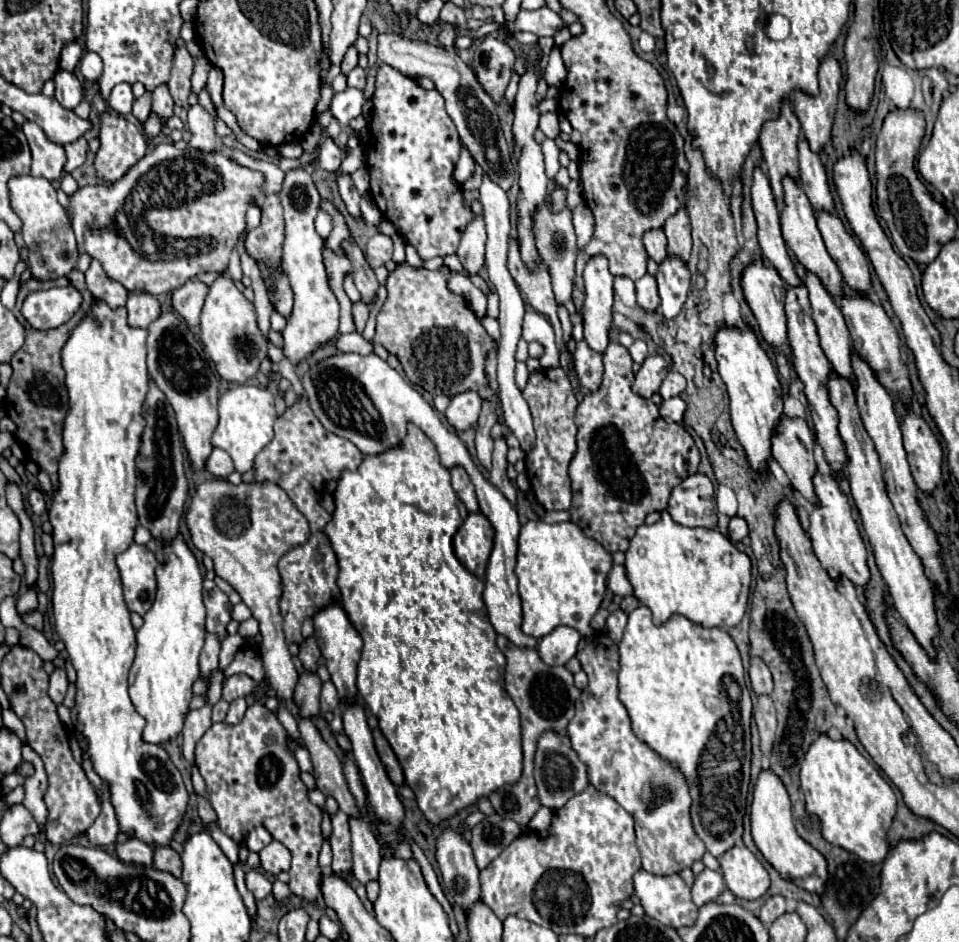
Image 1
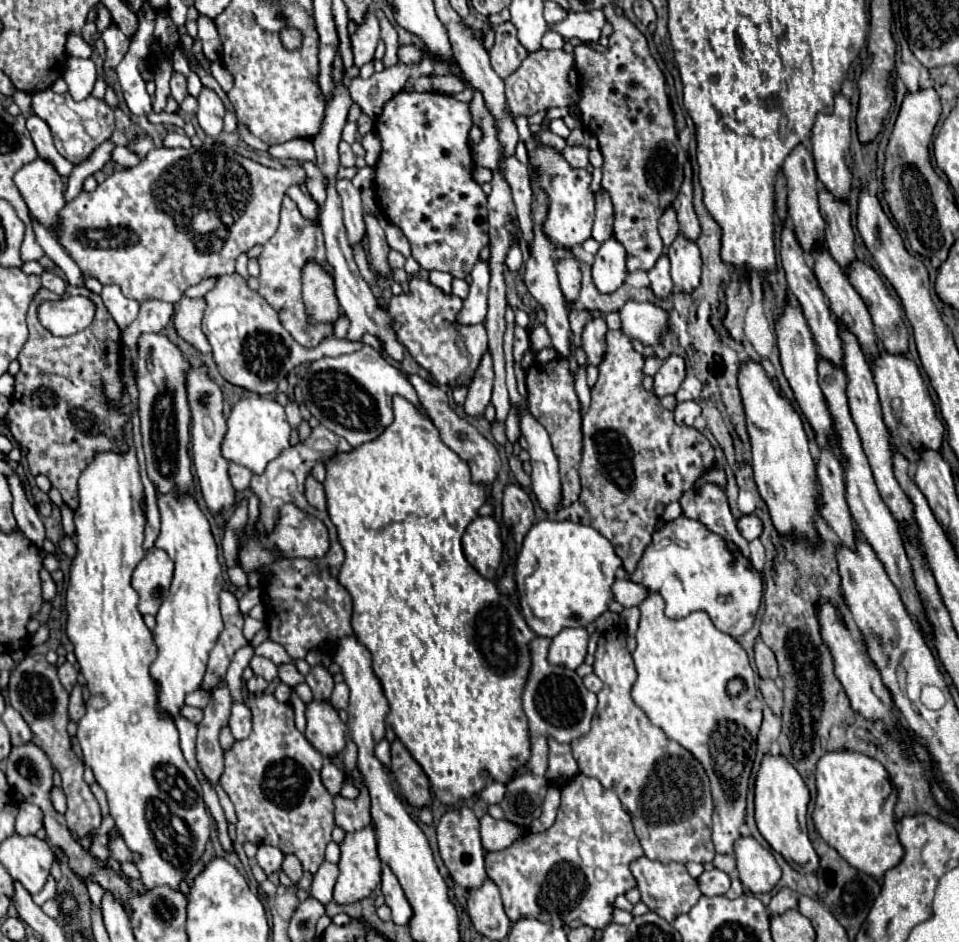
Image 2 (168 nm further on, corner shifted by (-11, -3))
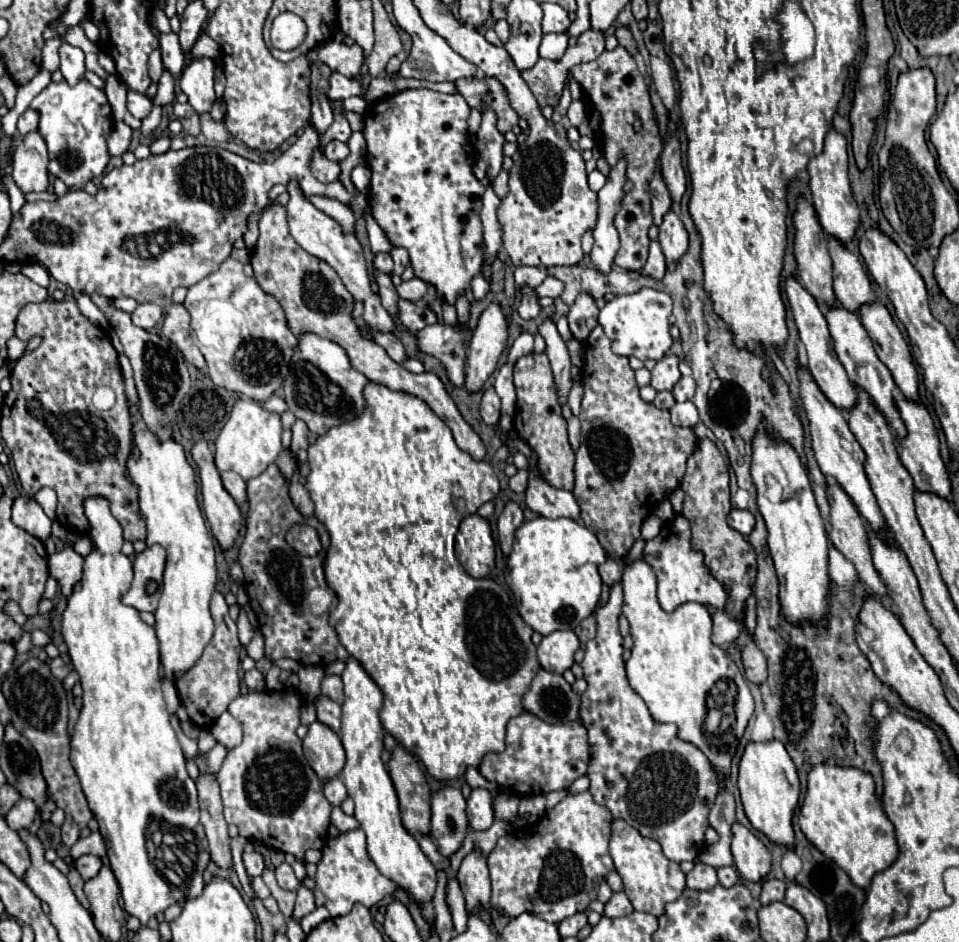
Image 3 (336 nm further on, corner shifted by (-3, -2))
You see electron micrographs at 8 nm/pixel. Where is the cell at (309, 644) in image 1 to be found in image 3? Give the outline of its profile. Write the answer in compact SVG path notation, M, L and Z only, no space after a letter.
M321 696L315 702L315 706L317 706L317 720L339 734L339 728L341 728L341 706L335 704L333 700L327 700L325 696Z

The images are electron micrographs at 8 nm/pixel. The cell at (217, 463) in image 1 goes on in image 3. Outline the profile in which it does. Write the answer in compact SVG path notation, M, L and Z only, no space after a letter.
M221 472L221 480L225 490L233 496L233 500L241 506L247 500L247 492L245 492L245 480L237 474L237 472Z

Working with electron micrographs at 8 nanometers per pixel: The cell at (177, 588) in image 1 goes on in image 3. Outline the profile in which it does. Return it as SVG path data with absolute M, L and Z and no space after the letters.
M111 332L111 342L119 354L117 362L125 378L125 396L131 406L133 444L137 448L137 456L131 452L127 458L127 478L137 486L139 512L147 526L147 546L153 542L165 546L167 550L163 596L155 612L155 630L161 646L163 672L167 678L175 680L187 672L195 660L199 660L203 648L211 640L213 620L209 600L217 582L215 548L197 502L197 474L185 456L185 448L173 438L159 440L153 432L149 432L139 412L139 396L129 358L115 332Z

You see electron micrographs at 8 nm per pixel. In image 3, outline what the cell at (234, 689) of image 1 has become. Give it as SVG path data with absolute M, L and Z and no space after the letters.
M253 668L253 670L245 672L245 684L251 690L263 690L265 688L265 676L257 668Z

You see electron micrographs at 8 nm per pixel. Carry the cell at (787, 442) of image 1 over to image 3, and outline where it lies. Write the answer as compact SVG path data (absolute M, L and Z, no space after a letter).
M829 482L829 486L827 486L827 498L829 498L829 506L831 506L831 526L833 526L831 540L833 540L833 544L845 554L847 560L851 560L855 564L857 574L859 574L861 582L869 588L869 592L875 594L877 598L887 598L889 596L889 590L887 590L885 582L879 578L879 572L873 566L871 546L869 546L869 534L867 534L865 520L859 516L859 512L853 506L851 498L843 492L843 488L839 488L839 484Z

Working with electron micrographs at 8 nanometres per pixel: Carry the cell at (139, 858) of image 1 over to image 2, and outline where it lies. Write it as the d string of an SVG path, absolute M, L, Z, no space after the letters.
M115 839L115 841L111 841L109 849L111 849L111 857L117 859L119 863L125 863L125 861L129 861L129 863L137 863L137 861L141 859L137 853L133 853L133 851L125 845L123 839Z

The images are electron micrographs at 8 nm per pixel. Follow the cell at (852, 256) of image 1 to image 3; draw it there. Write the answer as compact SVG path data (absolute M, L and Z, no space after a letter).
M875 302L875 304L863 306L861 312L859 312L859 318L861 318L865 330L869 332L869 338L871 338L871 342L873 342L873 346L875 346L875 352L877 352L879 360L889 368L889 372L891 372L891 376L893 376L897 388L901 390L901 394L903 394L907 400L911 400L911 402L919 402L919 392L917 392L919 378L917 378L917 370L915 370L913 360L911 360L909 346L907 346L907 342L903 340L899 328L895 326L895 322L893 322L889 310L883 308L879 302Z

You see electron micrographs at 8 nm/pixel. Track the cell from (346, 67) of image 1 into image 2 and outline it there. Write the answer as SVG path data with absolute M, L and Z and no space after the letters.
M369 11L367 21L357 29L357 33L351 37L353 45L353 57L355 57L355 67L363 67L365 63L373 61L375 45L379 39L379 21L377 17Z

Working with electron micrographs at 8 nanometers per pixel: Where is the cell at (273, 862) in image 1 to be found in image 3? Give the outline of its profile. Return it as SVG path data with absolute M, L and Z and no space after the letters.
M283 862L281 866L275 868L275 876L277 876L277 882L283 890L293 890L295 892L301 886L301 882L293 874L293 868L287 862Z

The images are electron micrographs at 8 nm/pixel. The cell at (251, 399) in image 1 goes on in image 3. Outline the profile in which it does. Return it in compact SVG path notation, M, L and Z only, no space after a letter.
M241 398L235 402L229 420L225 422L215 446L215 466L219 472L233 470L243 480L251 480L267 470L281 452L281 420L277 414L265 410L259 402L251 398Z

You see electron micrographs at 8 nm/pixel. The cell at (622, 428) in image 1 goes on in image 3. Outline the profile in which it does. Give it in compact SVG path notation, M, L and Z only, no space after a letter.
M595 326L583 342L585 364L583 364L583 400L581 400L581 448L575 460L575 488L573 496L581 508L581 522L595 532L601 546L611 556L627 556L633 542L641 536L641 526L647 516L653 514L657 504L667 498L685 476L685 462L695 450L697 436L691 428L675 428L669 422L669 412L659 410L639 398L639 386L635 372L625 356L611 352L611 340L607 340L603 328Z

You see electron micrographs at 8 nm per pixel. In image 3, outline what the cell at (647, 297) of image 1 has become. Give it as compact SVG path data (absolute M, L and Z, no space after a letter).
M651 240L651 246L649 246L649 258L647 258L645 266L643 266L643 274L661 280L661 278L665 276L665 270L667 270L667 264L665 264L665 256L663 256L661 244L659 244L657 240Z

